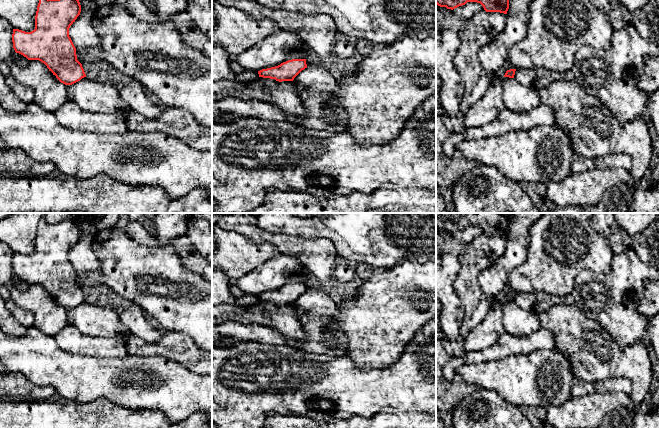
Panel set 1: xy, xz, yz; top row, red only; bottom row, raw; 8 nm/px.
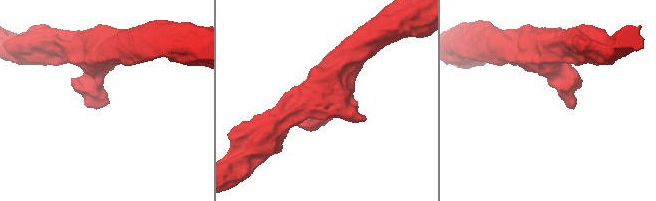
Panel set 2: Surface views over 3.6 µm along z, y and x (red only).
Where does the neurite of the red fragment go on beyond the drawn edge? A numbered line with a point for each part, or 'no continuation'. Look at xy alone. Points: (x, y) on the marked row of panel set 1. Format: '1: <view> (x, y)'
no continuation

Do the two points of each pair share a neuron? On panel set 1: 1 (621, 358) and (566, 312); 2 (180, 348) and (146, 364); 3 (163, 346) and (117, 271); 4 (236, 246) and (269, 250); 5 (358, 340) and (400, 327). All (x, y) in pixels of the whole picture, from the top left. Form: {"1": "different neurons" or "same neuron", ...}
{"1": "same neuron", "2": "different neurons", "3": "different neurons", "4": "same neuron", "5": "same neuron"}

